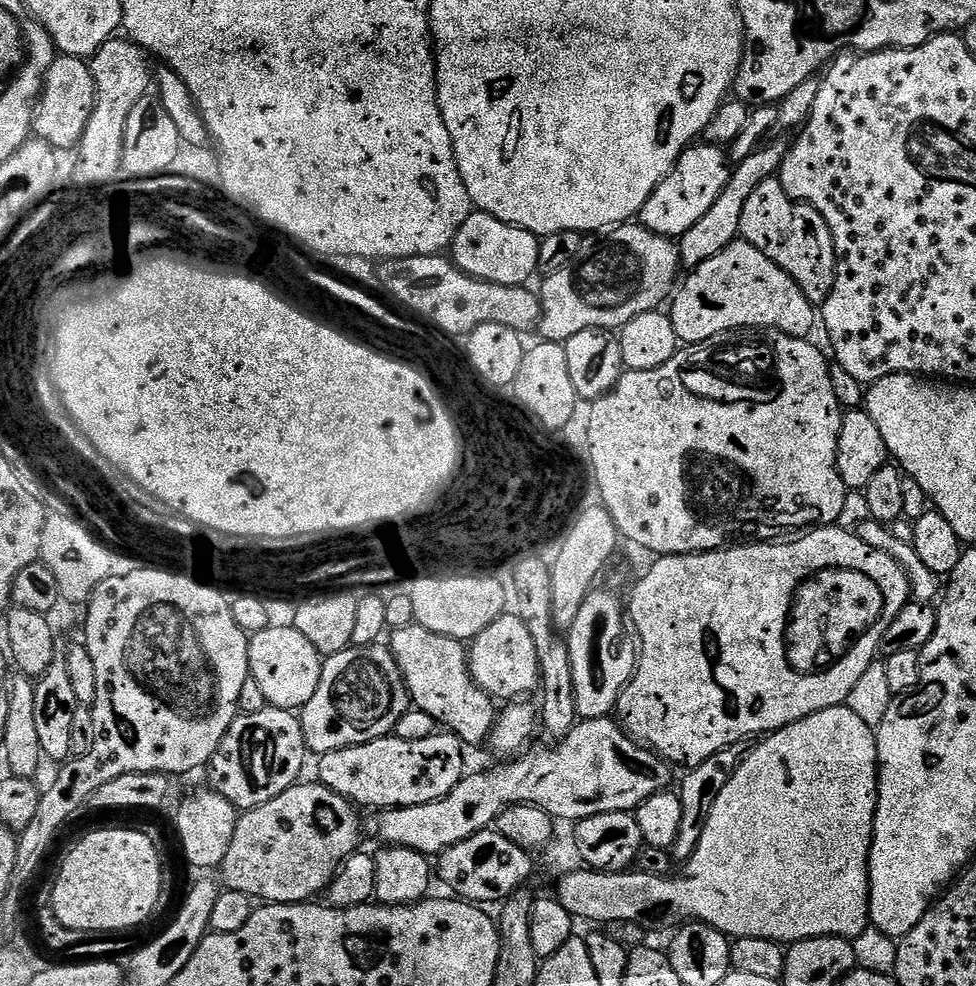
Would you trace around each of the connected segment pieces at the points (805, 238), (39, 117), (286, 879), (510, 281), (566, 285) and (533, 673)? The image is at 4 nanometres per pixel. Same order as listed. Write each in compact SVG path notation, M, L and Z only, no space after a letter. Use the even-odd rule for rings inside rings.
M779 179L764 180L756 187L754 194L750 194L750 198L746 198L746 206L742 210L740 236L750 246L762 250L762 254L766 254L766 258L770 258L770 262L782 266L782 270L786 270L786 274L790 274L790 278L794 278L794 282L798 282L802 294L806 294L806 298L810 298L813 306L824 305L834 286L836 251L830 234L830 226L826 226L826 222L818 210L814 210L810 205L801 201L792 200L790 194L786 194Z
M57 55L48 68L48 72L44 75L44 90L40 93L34 109L32 127L35 135L57 150L63 150L63 148L75 149L86 130L86 122L90 122L90 114L95 105L96 83L92 77L89 61L79 56Z
M298 782L278 798L257 808L249 808L236 821L234 838L226 858L220 863L219 875L224 875L225 889L233 888L264 904L302 904L323 893L347 856L361 847L360 816L357 805L324 784Z
M472 211L462 222L458 234L452 239L450 253L453 262L475 279L501 283L502 286L527 285L532 275L538 272L538 250L541 237L530 230L502 222L488 212Z
M639 222L618 224L603 234L585 235L581 239L578 254L568 263L568 267L547 273L543 277L544 285L538 288L541 304L539 339L550 344L563 344L565 340L574 338L574 334L582 334L582 330L591 328L619 330L626 322L630 322L630 318L638 318L638 314L657 311L663 305L660 303L664 299L665 303L673 295L681 272L677 241L654 234Z
M519 614L502 615L490 622L486 630L477 634L470 644L468 669L480 689L497 701L512 702L527 697L524 696L527 692L532 692L535 688L537 691L541 687L538 650L534 646L534 638L530 638L526 622Z

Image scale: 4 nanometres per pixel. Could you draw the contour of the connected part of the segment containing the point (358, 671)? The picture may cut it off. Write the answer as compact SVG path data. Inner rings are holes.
M377 642L367 644L364 648L353 646L327 657L322 663L318 690L314 690L314 698L310 698L310 702L306 702L304 707L299 709L298 715L309 753L323 754L393 735L402 714L409 710L408 687L404 675L400 673L398 662L392 656L391 647L387 643Z

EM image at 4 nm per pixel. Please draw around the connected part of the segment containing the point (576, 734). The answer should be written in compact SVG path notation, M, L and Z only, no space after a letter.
M615 719L580 720L566 734L566 738L553 743L552 748L529 747L523 754L500 762L497 768L489 772L476 772L465 775L463 780L442 798L434 802L426 802L418 806L405 808L385 808L377 811L376 836L381 845L406 846L410 850L418 850L429 858L439 857L450 846L458 842L466 842L479 832L489 831L496 820L506 809L515 804L532 804L548 812L555 819L570 819L575 822L590 818L594 814L610 814L611 812L635 813L646 798L655 792L663 792L669 787L673 769L669 761L653 752L651 747L637 742Z

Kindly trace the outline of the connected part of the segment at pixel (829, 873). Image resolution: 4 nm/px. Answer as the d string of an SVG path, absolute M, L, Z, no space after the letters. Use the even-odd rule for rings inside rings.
M846 706L822 710L818 714L810 714L798 722L785 728L779 728L767 738L761 739L760 744L752 753L745 755L737 763L736 772L726 782L722 794L714 802L714 810L710 810L710 818L706 818L702 838L694 850L694 854L683 865L681 876L669 874L663 878L652 877L649 872L639 870L625 870L622 872L597 872L595 870L579 870L568 872L559 877L560 893L558 899L562 906L566 906L573 918L580 916L584 920L593 920L593 925L607 926L610 922L634 922L635 924L651 925L652 896L656 904L664 908L664 920L668 924L683 925L688 921L696 921L717 928L729 938L766 938L777 942L795 942L809 940L819 936L841 936L843 940L855 941L870 928L870 882L868 881L868 863L872 849L872 835L876 821L876 803L880 797L880 759L876 749L876 733L854 710Z

